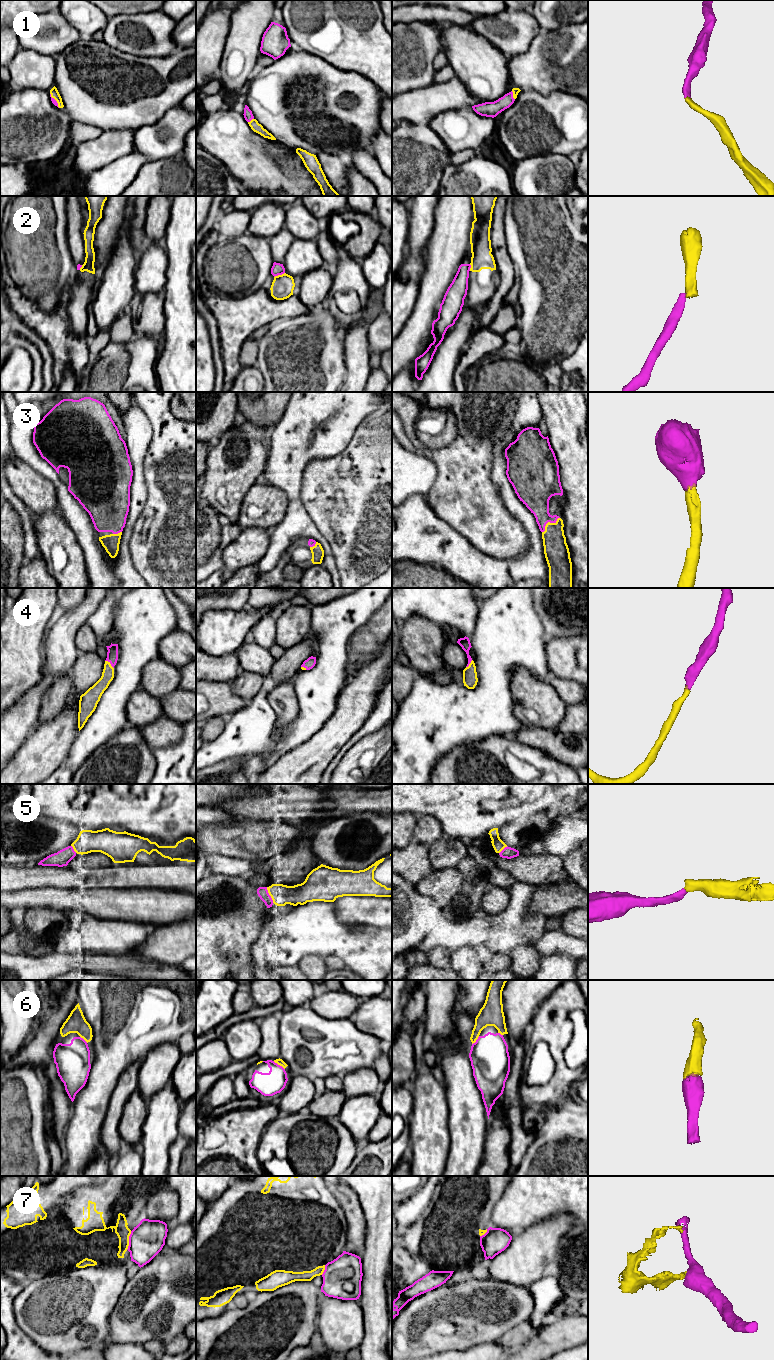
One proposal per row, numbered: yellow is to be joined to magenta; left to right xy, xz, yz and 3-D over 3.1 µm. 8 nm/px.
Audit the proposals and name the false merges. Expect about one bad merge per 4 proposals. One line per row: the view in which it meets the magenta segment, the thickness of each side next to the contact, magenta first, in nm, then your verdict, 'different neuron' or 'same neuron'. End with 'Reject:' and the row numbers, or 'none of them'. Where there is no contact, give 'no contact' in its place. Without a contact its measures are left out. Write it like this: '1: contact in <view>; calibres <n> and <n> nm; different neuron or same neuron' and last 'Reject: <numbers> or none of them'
1: contact in yz; calibres 130 and 50 nm; same neuron
2: contact in xz; calibres 100 and 180 nm; different neuron
3: contact in yz; calibres 240 and 200 nm; same neuron
4: contact in xy; calibres 100 and 100 nm; same neuron
5: contact in xz; calibres 90 and 160 nm; same neuron
6: contact in xz; calibres 190 and 50 nm; same neuron
7: contact in xy; calibres 280 and 110 nm; different neuron
Reject: 2, 7

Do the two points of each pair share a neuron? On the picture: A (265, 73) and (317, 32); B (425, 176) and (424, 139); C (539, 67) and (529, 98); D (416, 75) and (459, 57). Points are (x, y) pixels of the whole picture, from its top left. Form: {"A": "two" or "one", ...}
{"A": "two", "B": "one", "C": "two", "D": "two"}

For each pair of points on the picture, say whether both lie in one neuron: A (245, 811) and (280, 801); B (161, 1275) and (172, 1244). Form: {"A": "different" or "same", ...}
{"A": "same", "B": "different"}

